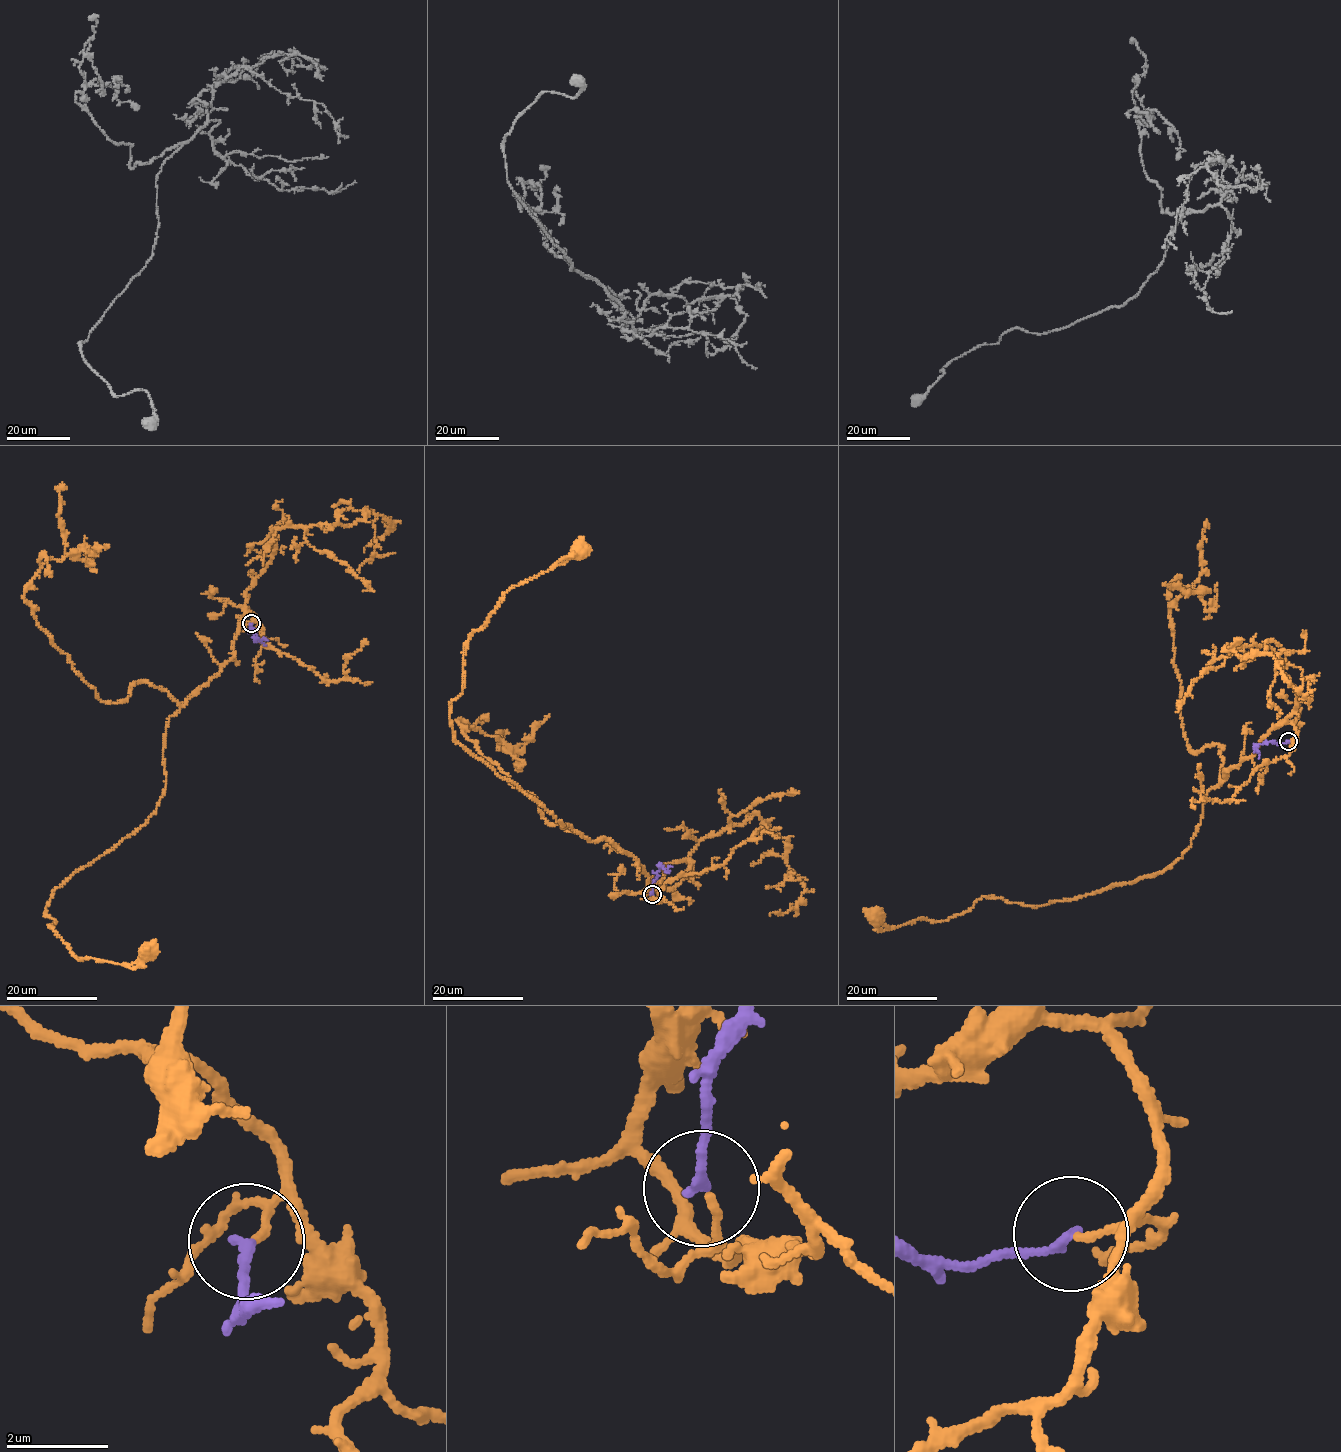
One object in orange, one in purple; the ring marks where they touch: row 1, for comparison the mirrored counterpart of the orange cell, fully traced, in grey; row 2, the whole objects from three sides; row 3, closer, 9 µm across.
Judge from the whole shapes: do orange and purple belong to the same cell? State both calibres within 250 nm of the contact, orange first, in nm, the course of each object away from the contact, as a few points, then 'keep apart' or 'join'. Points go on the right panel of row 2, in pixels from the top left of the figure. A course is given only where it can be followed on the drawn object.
130 nm thick on the orange side, 180 nm on the other; orange runs (1289, 740), (1282, 721), (1224, 771), (1160, 872), (1042, 906), (986, 896), (892, 928), (875, 914); purple runs (1288, 740), (1262, 743), (1253, 752); join

